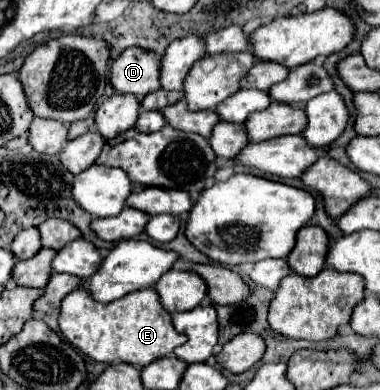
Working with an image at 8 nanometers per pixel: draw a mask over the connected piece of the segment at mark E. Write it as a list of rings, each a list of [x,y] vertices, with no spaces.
[[[78,288],[78,290],[70,292],[70,294],[62,300],[58,324],[60,324],[60,330],[62,330],[64,338],[66,338],[74,348],[78,348],[78,350],[80,350],[82,354],[86,354],[88,358],[92,358],[92,360],[96,360],[96,362],[104,362],[104,364],[110,364],[110,362],[126,362],[126,364],[132,364],[134,368],[144,368],[144,366],[150,364],[152,360],[172,354],[172,350],[174,350],[176,346],[180,346],[180,344],[186,342],[186,336],[182,336],[182,334],[178,334],[178,332],[174,330],[172,320],[170,320],[170,314],[160,306],[158,294],[156,294],[156,290],[152,290],[152,288],[138,290],[138,292],[130,292],[130,294],[126,294],[126,298],[118,298],[118,300],[108,302],[108,304],[94,302],[94,300],[90,298],[90,294],[86,294],[86,290]]]

